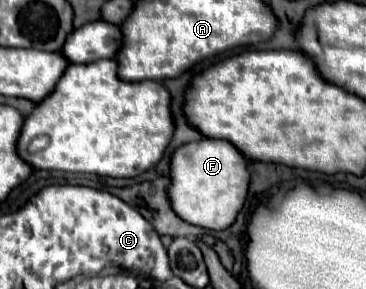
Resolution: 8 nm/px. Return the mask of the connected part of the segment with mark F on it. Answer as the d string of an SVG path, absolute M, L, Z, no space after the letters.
M204 138L200 142L180 146L172 156L172 184L168 190L172 208L190 224L208 230L228 228L246 202L250 188L250 164L252 162L228 140Z

